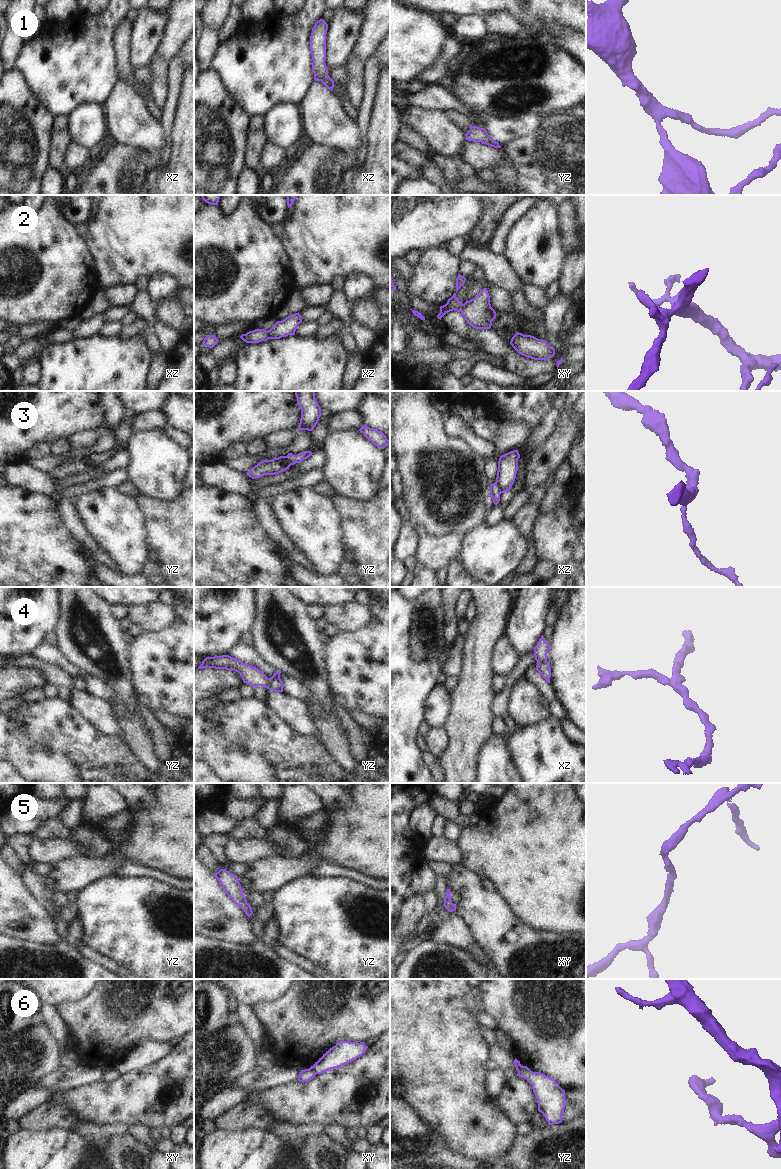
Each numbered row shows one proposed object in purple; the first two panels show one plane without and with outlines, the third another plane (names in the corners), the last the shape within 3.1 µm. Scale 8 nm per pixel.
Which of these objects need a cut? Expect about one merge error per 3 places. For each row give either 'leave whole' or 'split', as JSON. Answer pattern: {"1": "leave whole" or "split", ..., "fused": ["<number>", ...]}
{"1": "leave whole", "2": "leave whole", "3": "split", "4": "split", "5": "leave whole", "6": "split", "fused": ["3", "4", "6"]}

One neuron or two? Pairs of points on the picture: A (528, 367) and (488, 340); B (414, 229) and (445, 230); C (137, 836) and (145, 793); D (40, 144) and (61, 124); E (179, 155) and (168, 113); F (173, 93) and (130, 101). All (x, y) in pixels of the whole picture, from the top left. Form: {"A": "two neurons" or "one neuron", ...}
{"A": "one neuron", "B": "one neuron", "C": "two neurons", "D": "two neurons", "E": "two neurons", "F": "two neurons"}

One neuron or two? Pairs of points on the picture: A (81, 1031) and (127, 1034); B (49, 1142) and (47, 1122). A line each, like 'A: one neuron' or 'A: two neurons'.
A: one neuron
B: two neurons

